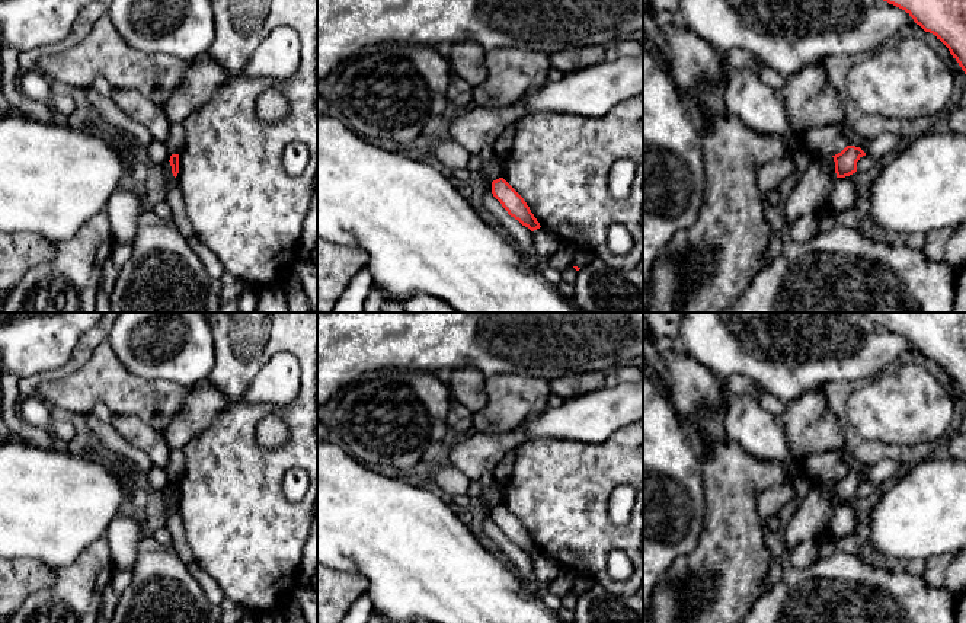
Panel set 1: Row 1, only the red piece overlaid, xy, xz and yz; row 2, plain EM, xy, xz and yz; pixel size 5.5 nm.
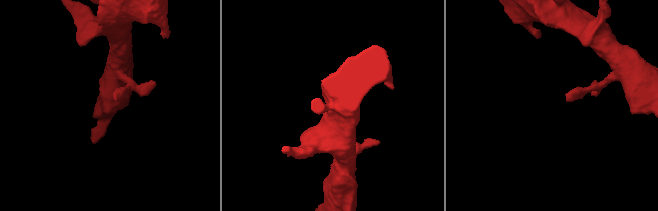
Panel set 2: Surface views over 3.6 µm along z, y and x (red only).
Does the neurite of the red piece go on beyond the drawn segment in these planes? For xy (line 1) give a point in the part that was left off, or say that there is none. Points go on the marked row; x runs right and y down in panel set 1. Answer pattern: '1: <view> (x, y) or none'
1: none

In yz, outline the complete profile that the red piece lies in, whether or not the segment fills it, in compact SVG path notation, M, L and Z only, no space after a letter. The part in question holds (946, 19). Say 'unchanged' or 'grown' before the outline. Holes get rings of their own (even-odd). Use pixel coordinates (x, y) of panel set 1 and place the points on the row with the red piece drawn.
unchanged; M883 0L905 10L925 32L937 36L966 74L966 0Z

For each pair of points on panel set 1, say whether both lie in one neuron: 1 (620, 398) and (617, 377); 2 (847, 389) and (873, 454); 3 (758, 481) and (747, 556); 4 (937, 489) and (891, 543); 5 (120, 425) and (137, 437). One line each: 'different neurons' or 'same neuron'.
1: different neurons
2: same neuron
3: same neuron
4: same neuron
5: same neuron

